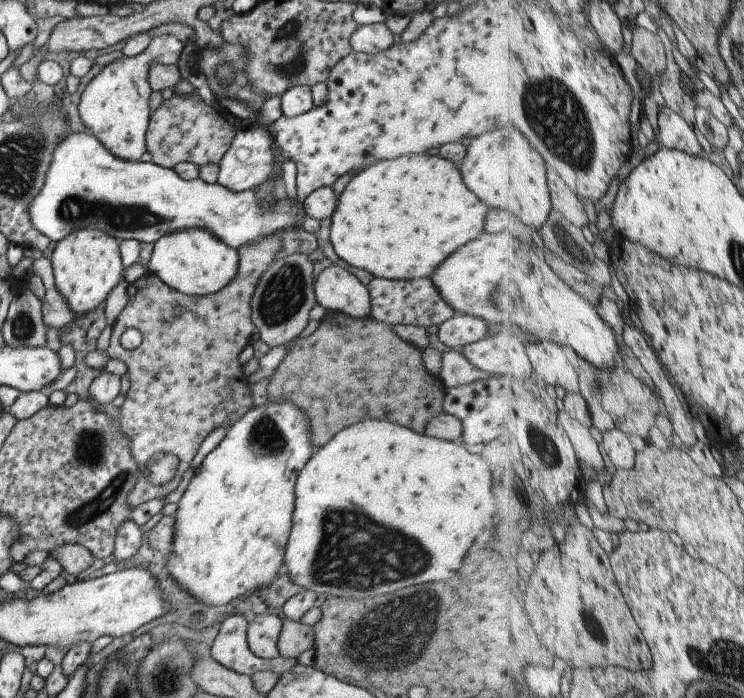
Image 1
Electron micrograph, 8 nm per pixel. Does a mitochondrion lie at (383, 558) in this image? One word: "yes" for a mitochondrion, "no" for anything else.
yes

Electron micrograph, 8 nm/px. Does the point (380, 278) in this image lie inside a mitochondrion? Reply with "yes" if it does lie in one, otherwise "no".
no

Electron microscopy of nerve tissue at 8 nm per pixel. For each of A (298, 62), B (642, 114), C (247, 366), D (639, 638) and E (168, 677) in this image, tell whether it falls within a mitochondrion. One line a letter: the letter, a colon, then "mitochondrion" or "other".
A: mitochondrion
B: other
C: other
D: other
E: mitochondrion

